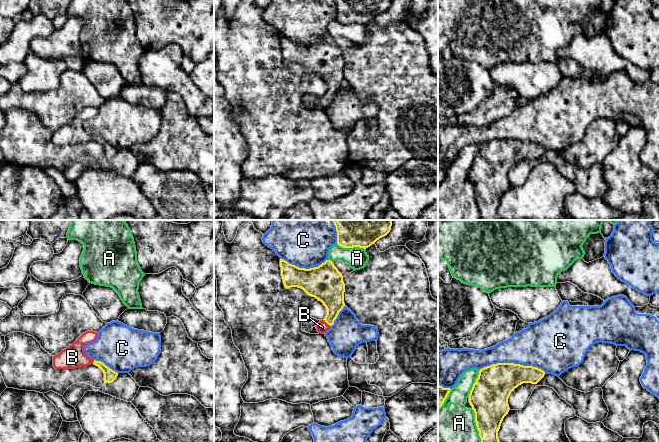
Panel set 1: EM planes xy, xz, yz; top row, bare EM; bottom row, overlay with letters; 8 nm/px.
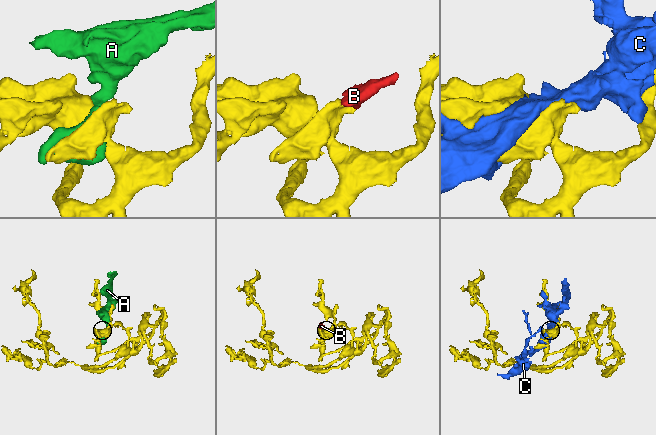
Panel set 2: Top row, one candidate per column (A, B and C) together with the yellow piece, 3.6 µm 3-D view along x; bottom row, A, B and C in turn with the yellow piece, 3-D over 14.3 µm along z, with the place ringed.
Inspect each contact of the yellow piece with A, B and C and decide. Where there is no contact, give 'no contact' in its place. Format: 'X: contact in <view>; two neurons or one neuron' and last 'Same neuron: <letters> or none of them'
A: contact in yz; two neurons
B: contact in xz; one neuron
C: contact in yz; two neurons
Same neuron: B

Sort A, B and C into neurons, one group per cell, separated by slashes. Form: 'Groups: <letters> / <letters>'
Groups: A / B / C

